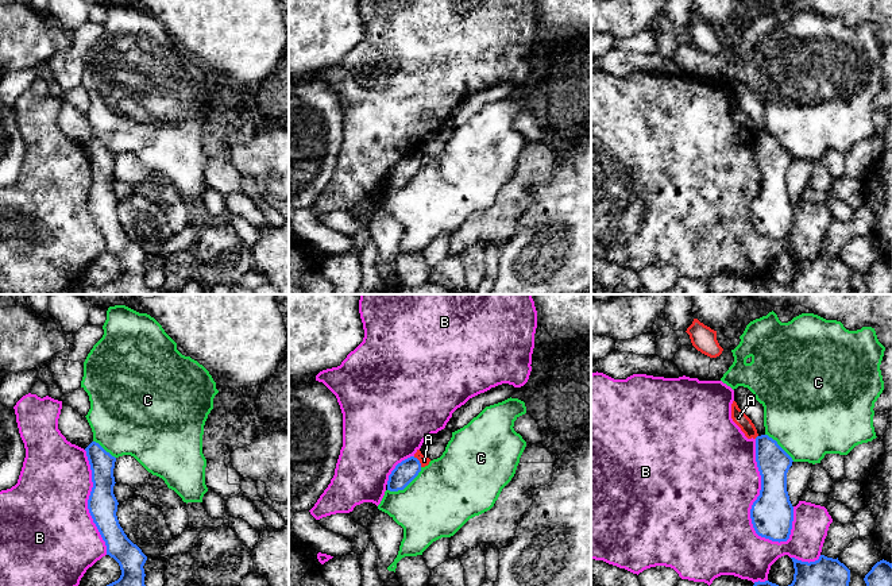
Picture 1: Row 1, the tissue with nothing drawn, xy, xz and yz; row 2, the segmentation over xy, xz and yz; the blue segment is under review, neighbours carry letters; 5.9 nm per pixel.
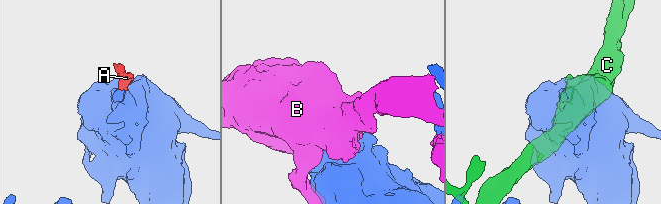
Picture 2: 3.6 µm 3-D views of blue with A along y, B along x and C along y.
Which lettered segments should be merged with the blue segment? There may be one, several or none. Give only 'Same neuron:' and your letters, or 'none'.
Same neuron: none

